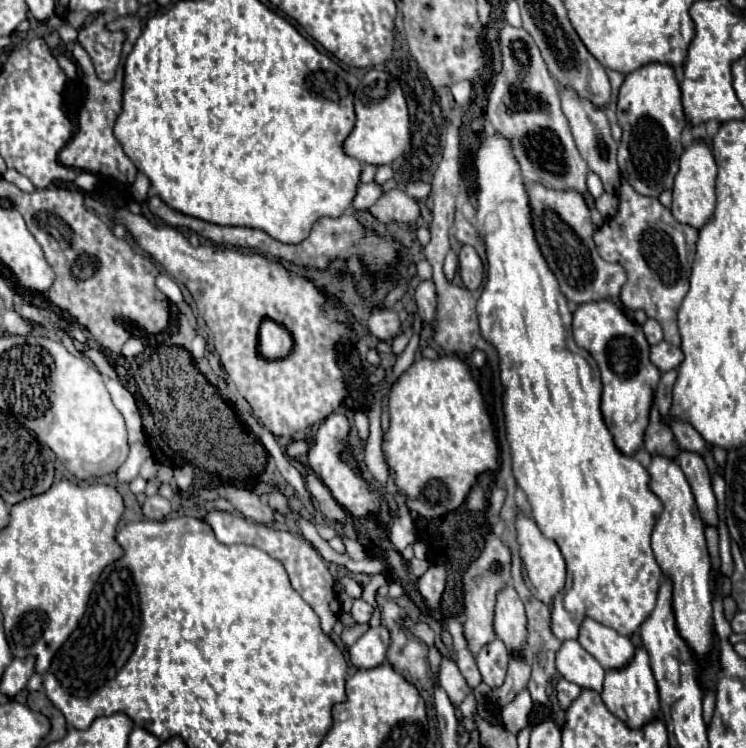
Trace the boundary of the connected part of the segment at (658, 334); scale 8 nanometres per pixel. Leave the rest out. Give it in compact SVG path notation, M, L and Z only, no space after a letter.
M648 319L642 325L642 331L644 331L644 335L646 335L650 345L656 345L656 343L662 341L662 327L660 327L660 323L656 319Z

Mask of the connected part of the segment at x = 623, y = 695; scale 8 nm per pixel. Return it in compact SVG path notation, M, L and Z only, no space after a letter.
M638 647L634 651L634 657L630 659L630 663L626 667L606 671L602 701L618 719L622 719L628 727L634 727L634 729L640 729L644 723L648 723L650 719L660 715L660 711L658 711L660 709L658 687L656 687L656 679L654 679L654 673L650 669L648 653L644 647Z

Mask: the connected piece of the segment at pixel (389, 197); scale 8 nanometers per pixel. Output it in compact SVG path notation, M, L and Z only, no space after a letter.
M388 191L370 207L370 213L380 223L412 223L418 219L420 209L418 203L402 191Z

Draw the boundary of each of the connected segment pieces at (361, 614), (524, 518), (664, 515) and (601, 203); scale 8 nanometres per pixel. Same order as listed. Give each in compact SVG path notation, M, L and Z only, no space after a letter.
M362 597L360 599L354 599L354 603L352 603L352 617L358 621L358 623L368 623L370 621L370 615L372 615L372 605L370 603L366 603Z
M522 511L516 513L516 541L520 545L520 559L522 559L522 569L524 575L528 579L528 585L532 587L534 595L544 601L546 605L552 605L554 595L564 587L564 579L566 579L566 565L564 565L564 557L556 545L556 541L546 539L540 529L536 527L536 523Z
M652 455L650 465L650 491L662 501L664 511L660 513L654 531L652 531L652 549L656 561L664 575L672 579L674 585L674 613L680 635L686 639L690 649L706 659L712 649L712 593L710 593L710 555L704 539L704 521L698 515L694 495L690 485L674 459L662 459L662 455Z
M602 193L602 195L596 199L596 209L600 211L600 215L602 215L604 219L610 219L610 217L618 211L618 199L616 199L616 195Z

